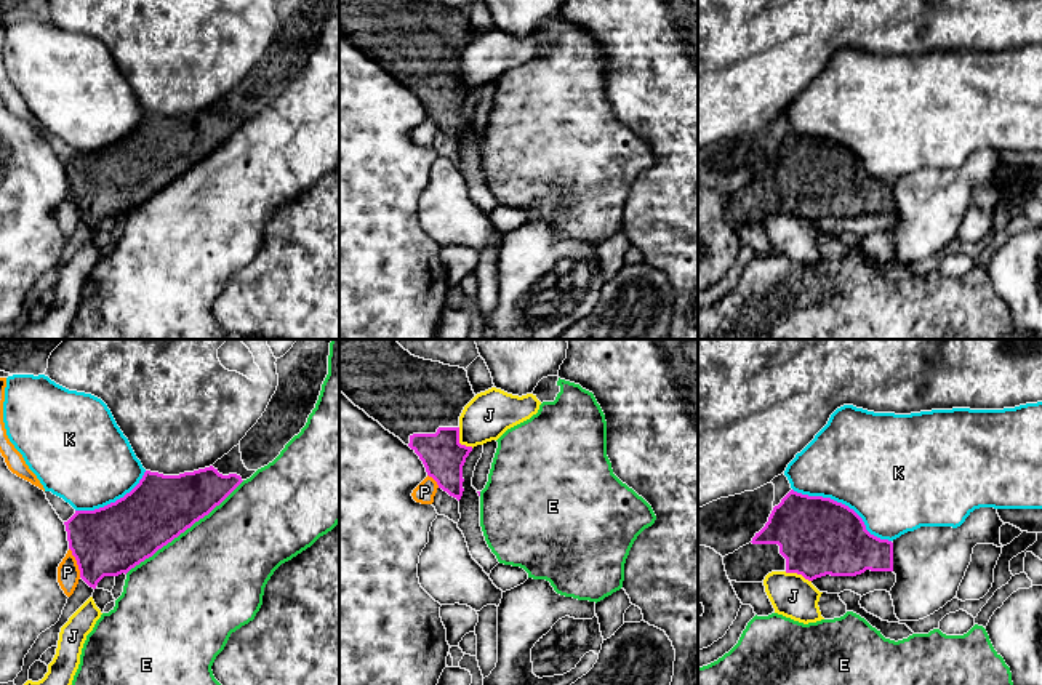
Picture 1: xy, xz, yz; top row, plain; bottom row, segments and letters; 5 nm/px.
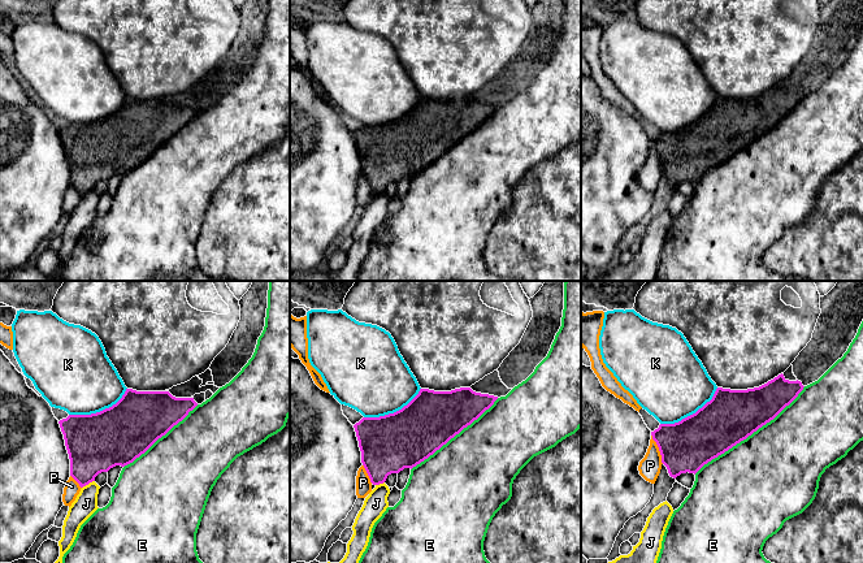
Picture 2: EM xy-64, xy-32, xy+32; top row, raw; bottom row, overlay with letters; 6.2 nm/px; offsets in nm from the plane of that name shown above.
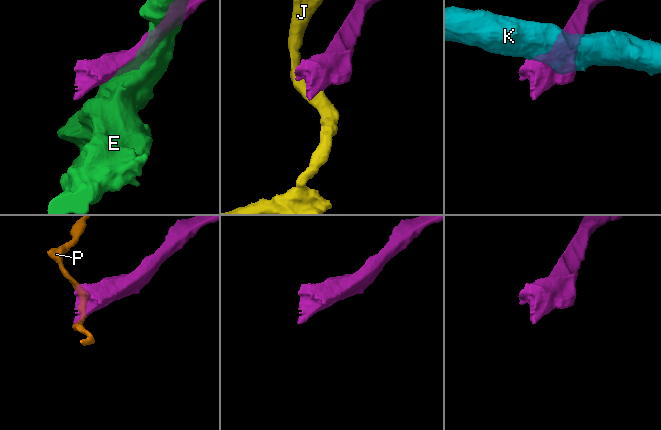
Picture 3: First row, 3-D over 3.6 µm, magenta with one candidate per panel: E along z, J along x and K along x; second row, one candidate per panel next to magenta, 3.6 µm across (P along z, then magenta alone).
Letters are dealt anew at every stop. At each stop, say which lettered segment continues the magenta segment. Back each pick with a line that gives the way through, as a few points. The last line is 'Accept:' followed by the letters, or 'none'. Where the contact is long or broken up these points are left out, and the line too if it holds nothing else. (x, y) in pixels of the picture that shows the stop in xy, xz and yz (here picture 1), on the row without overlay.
Accept: none

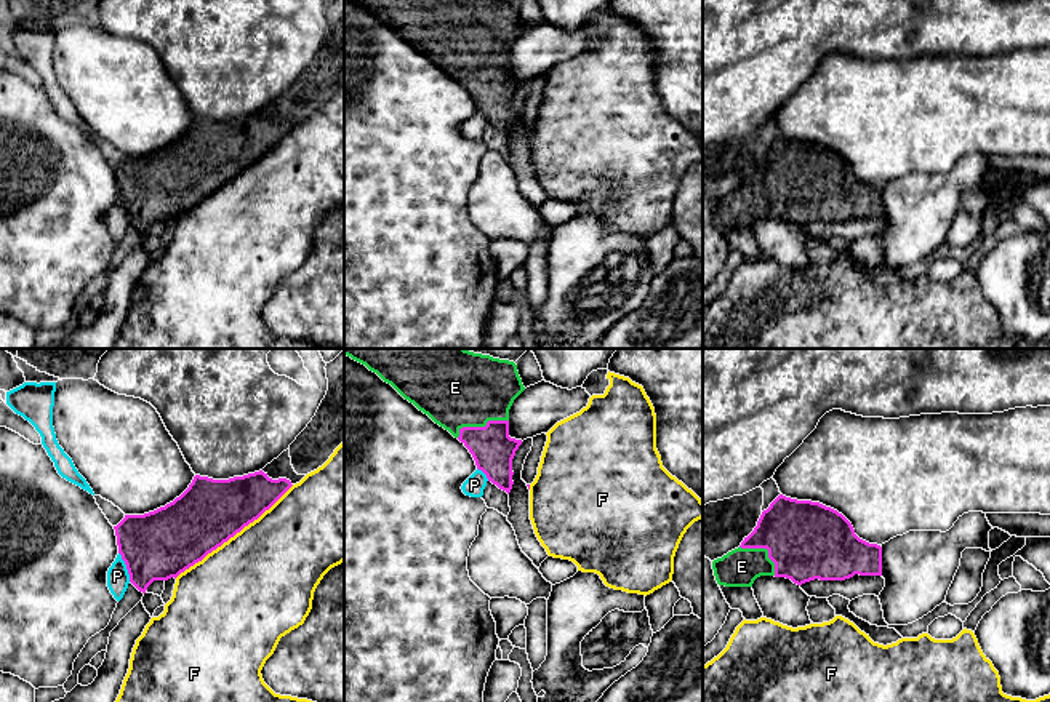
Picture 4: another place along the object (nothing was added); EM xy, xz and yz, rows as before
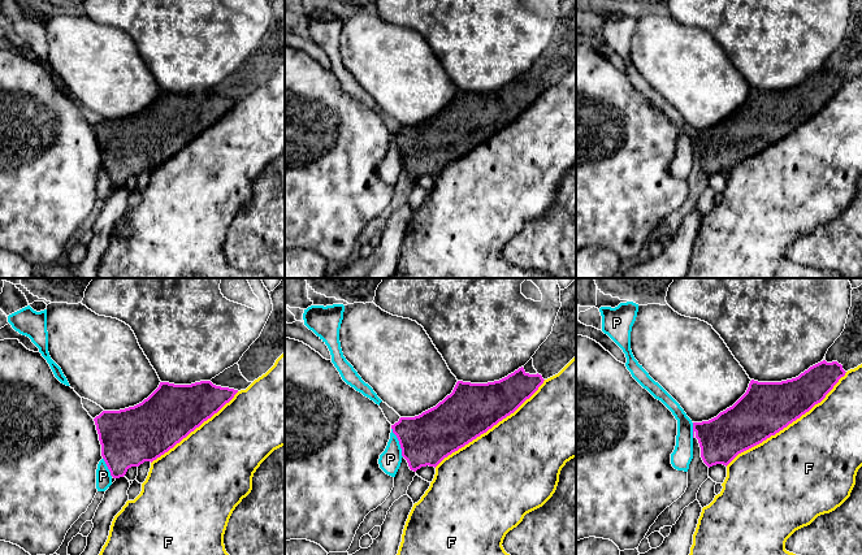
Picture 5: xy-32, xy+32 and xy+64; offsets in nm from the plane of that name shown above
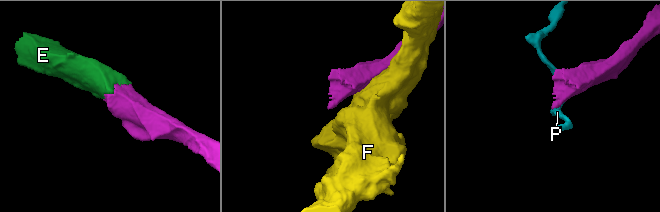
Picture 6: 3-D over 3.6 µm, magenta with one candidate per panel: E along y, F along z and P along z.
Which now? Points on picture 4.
Accept: E

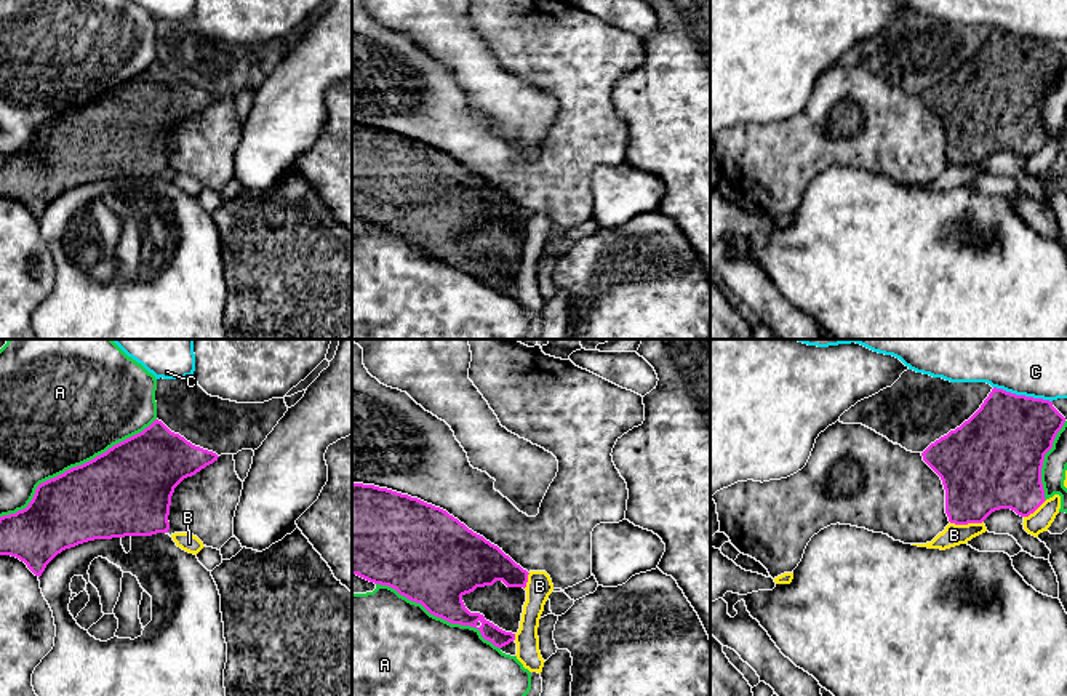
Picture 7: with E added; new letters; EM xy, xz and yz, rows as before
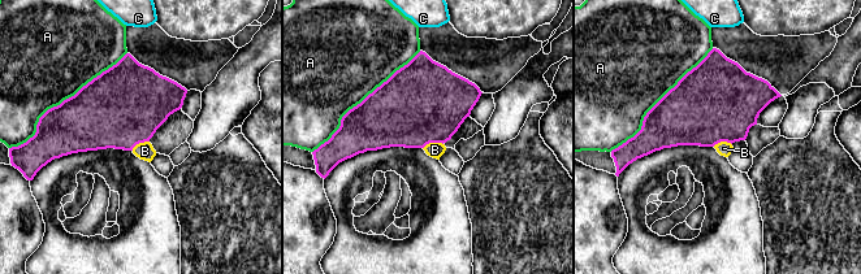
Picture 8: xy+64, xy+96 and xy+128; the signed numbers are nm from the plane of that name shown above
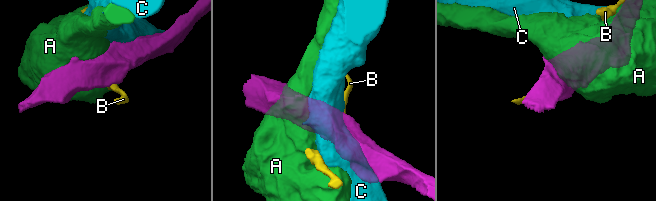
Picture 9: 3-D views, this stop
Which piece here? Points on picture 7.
Accept: none

